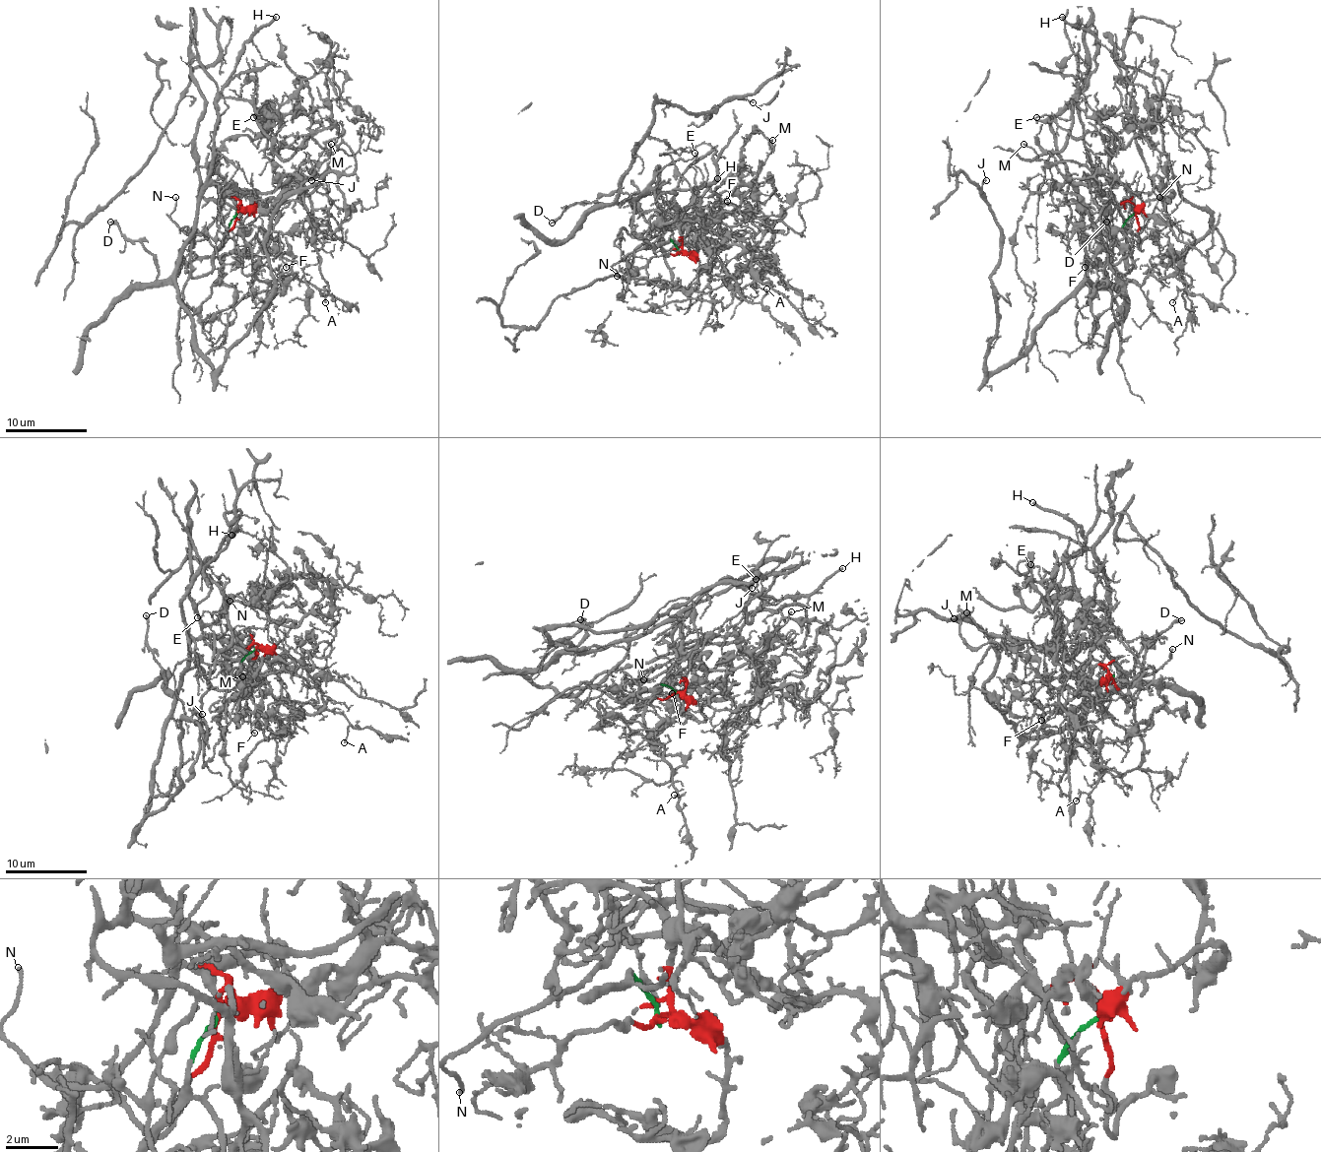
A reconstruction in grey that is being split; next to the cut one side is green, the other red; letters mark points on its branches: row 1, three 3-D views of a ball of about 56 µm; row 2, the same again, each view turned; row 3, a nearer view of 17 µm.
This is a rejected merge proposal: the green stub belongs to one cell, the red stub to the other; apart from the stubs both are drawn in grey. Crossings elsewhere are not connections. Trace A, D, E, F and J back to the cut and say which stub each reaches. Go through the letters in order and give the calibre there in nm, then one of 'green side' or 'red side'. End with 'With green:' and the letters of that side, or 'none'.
A: calibre 120 nm; red side
D: calibre 320 nm; green side
E: calibre 120 nm; green side
F: calibre 130 nm; red side
J: calibre 150 nm; green side
With green: D, E, J

